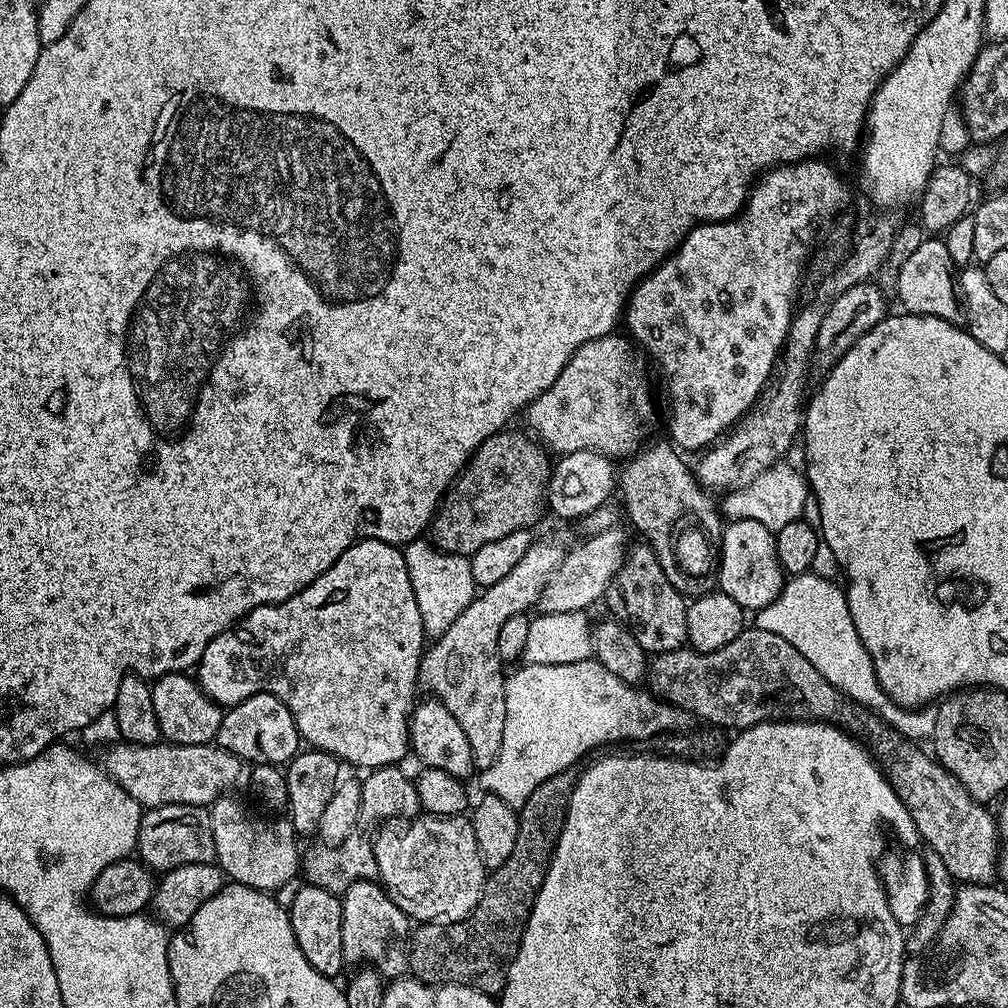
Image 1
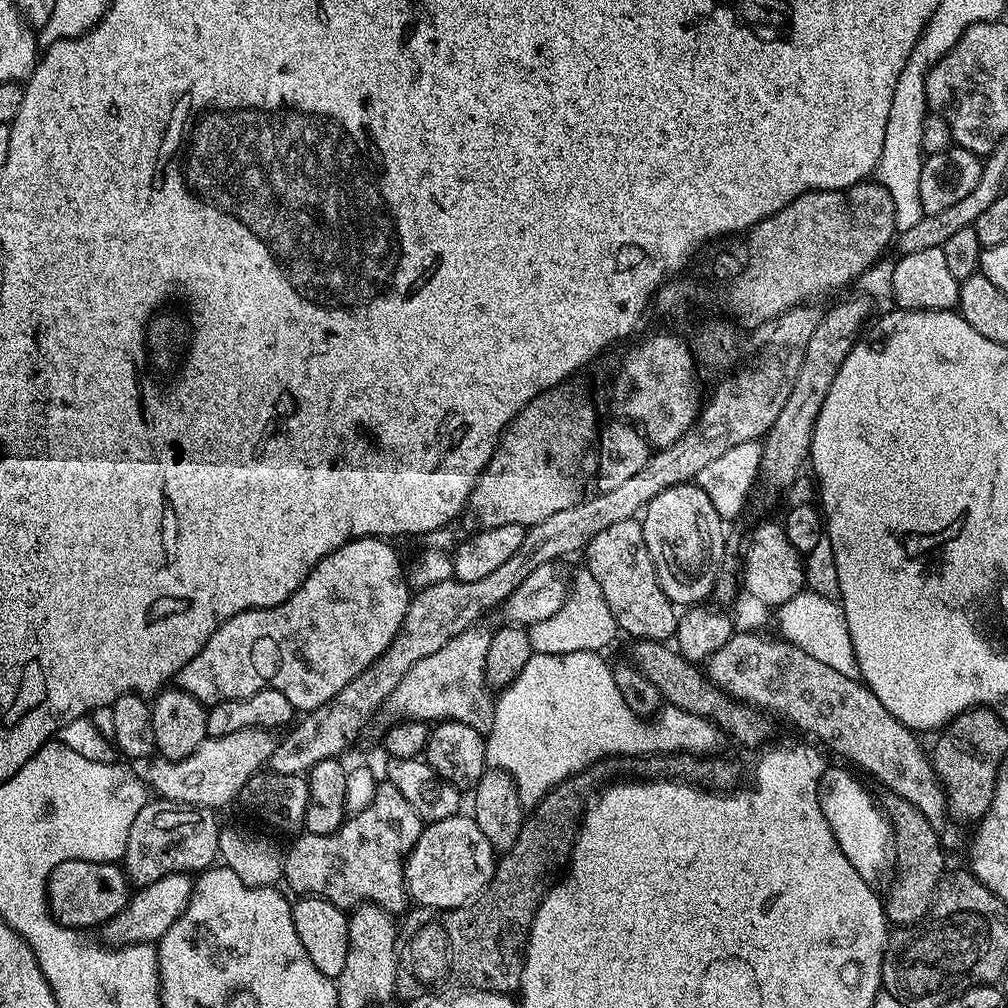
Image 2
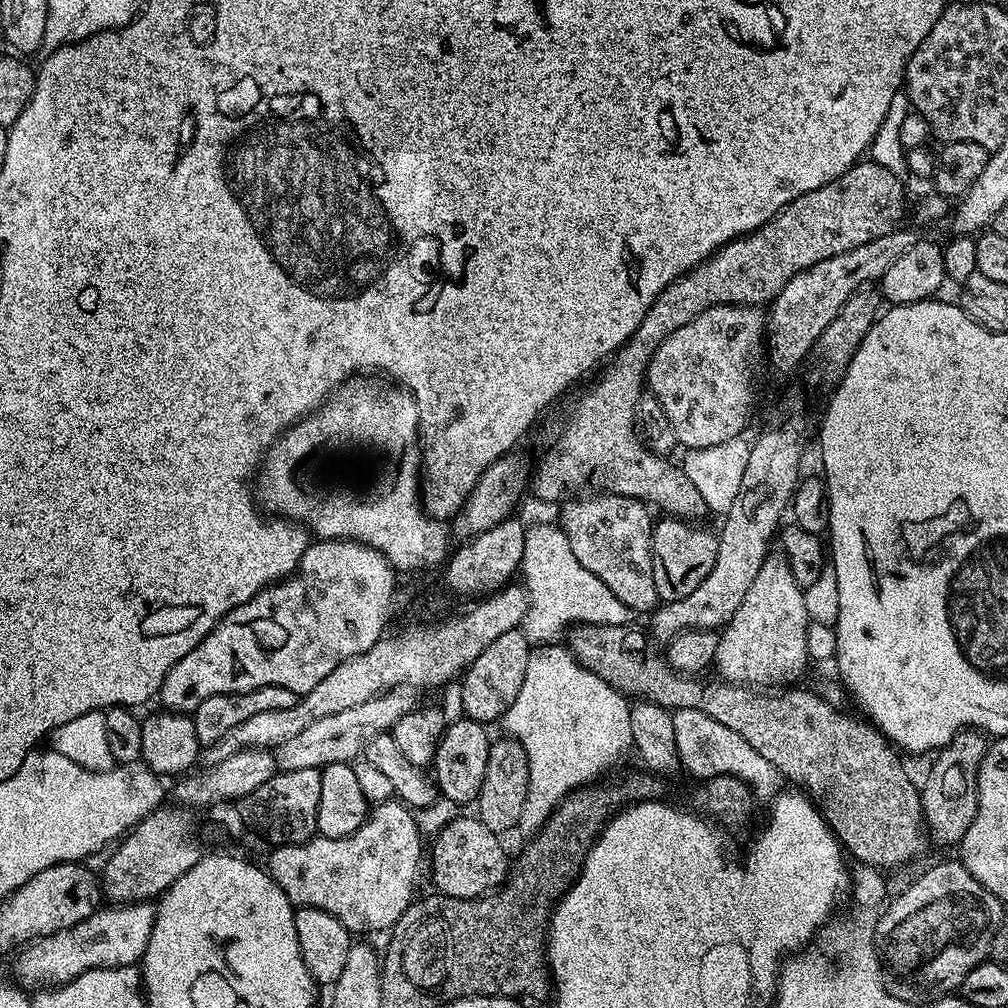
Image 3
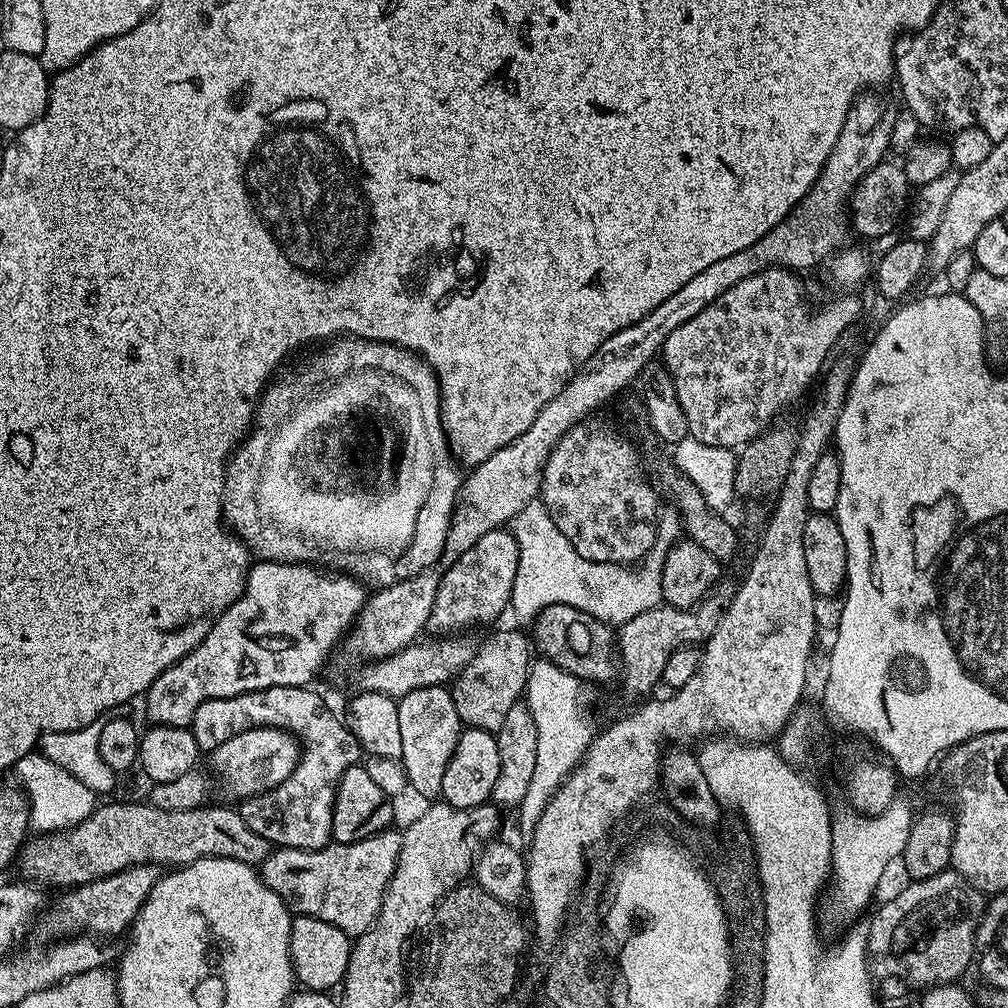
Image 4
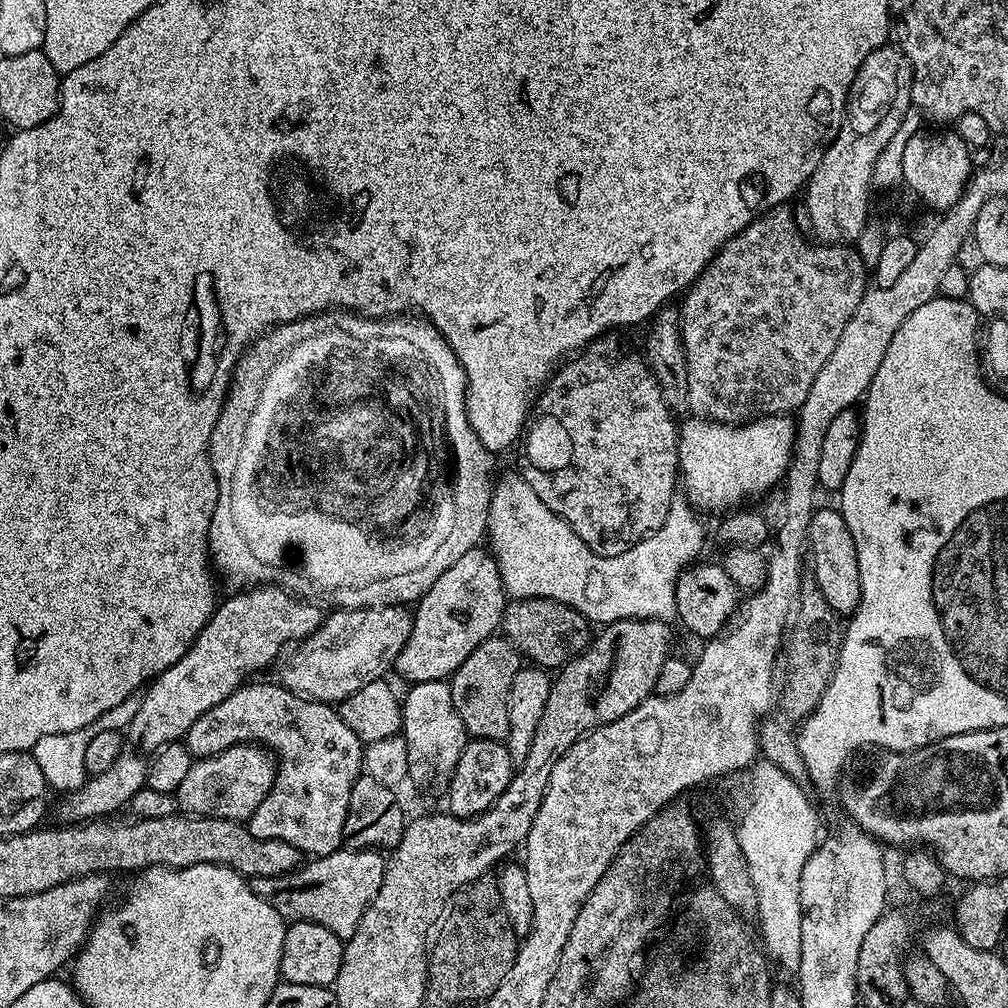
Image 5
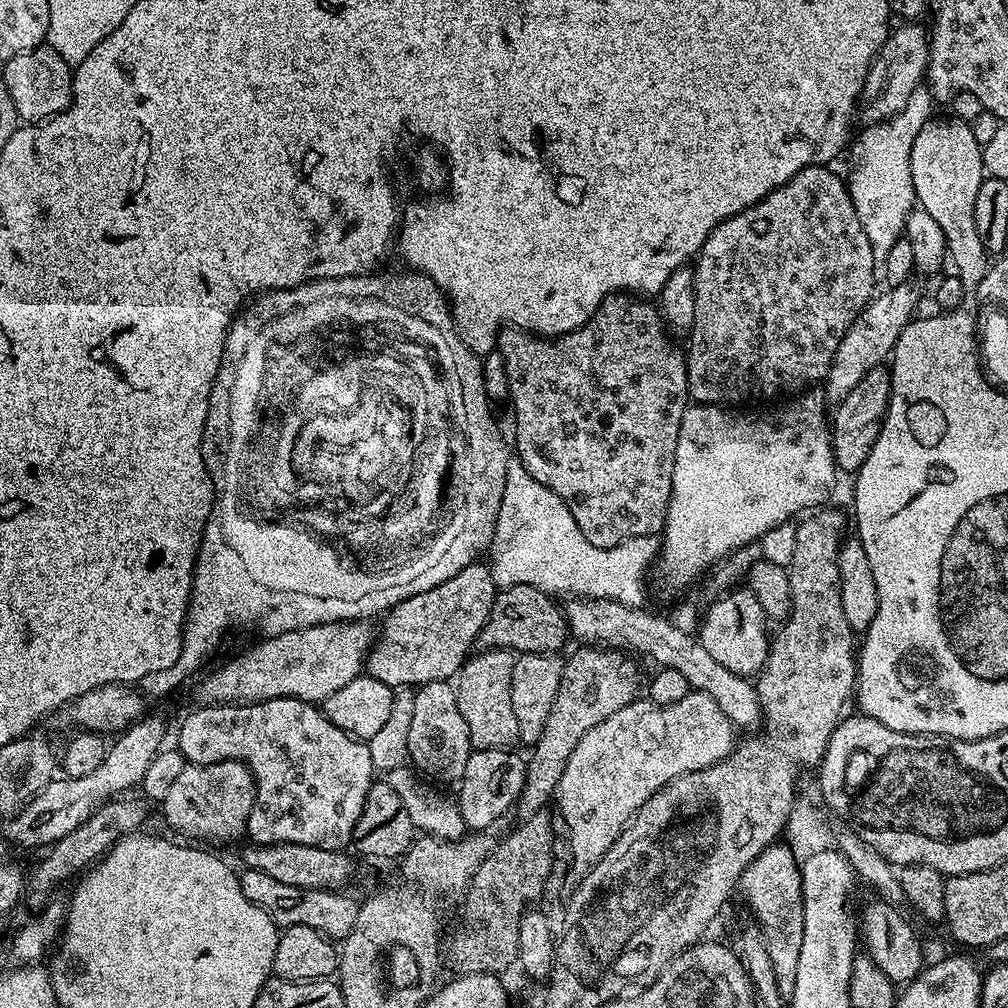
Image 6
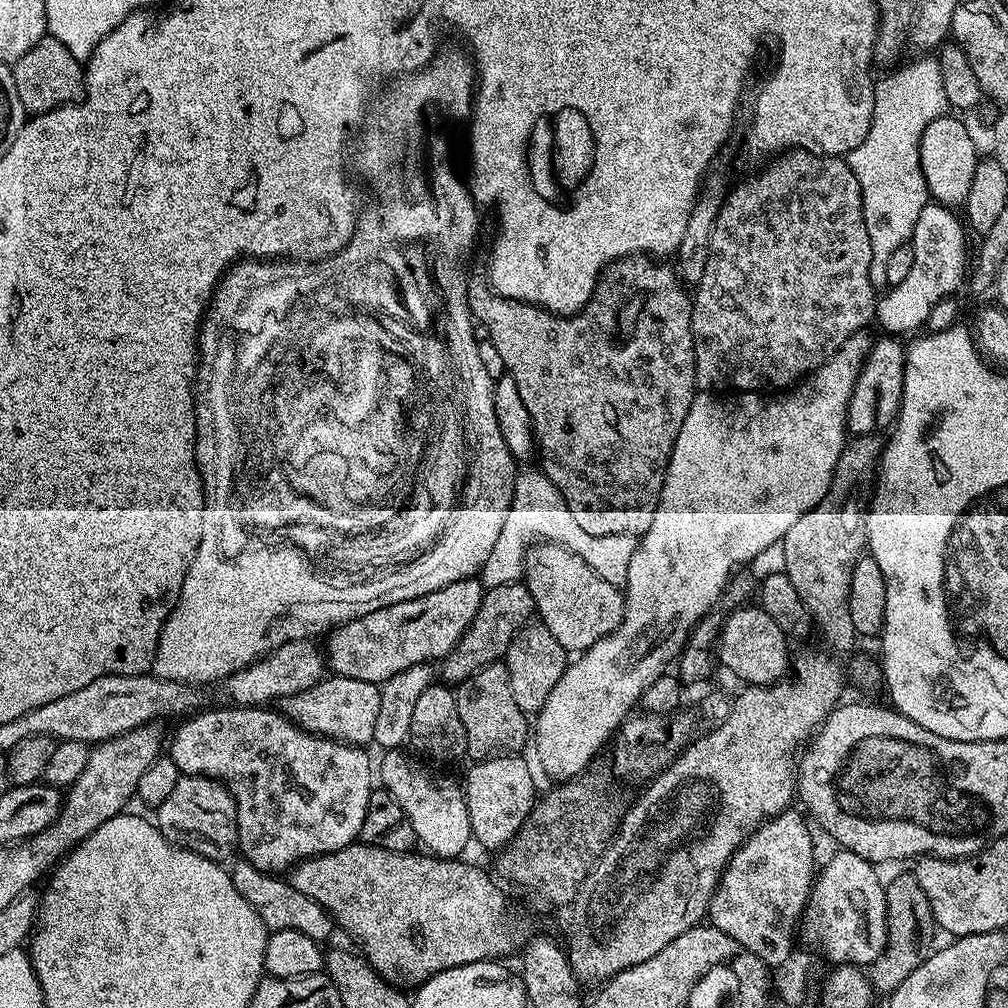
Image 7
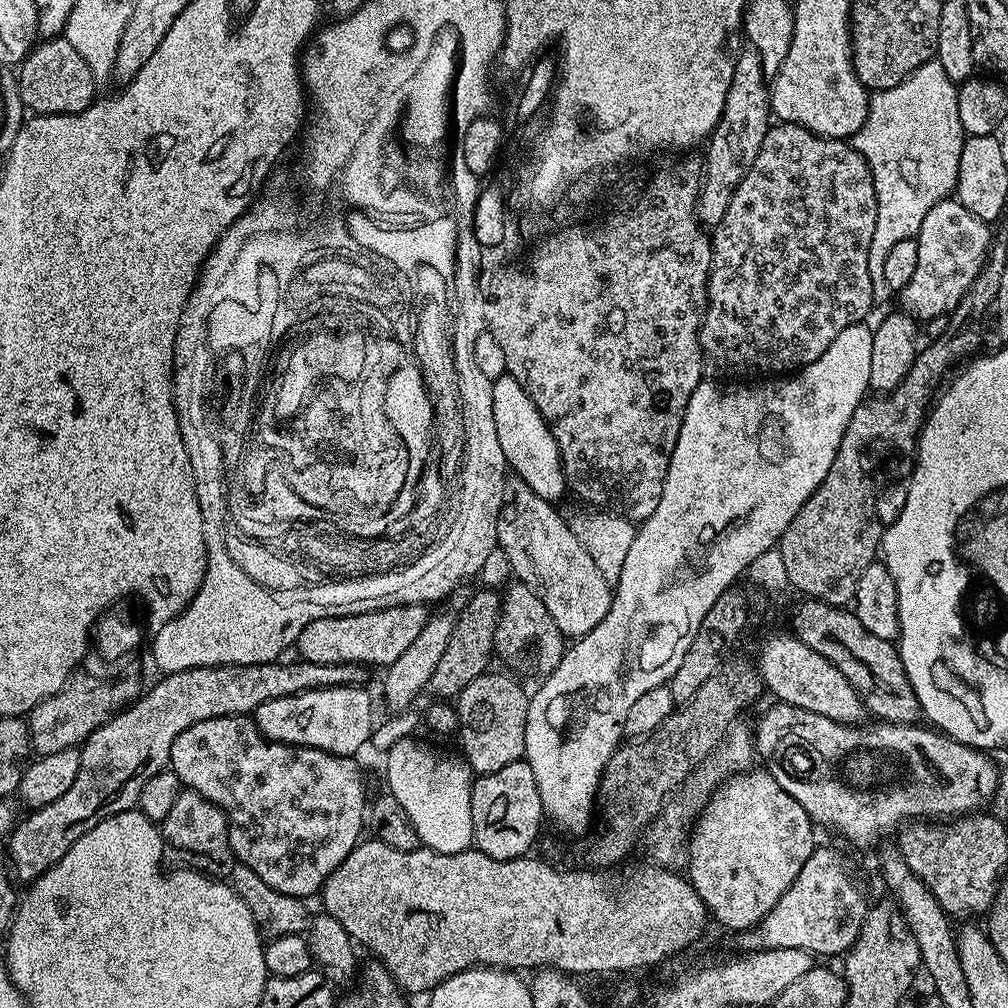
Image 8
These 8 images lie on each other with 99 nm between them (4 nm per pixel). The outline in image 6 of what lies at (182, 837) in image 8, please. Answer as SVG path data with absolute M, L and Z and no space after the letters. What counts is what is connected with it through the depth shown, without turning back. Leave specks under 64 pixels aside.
M223 760L213 764L185 763L182 775L175 780L173 788L166 793L166 798L162 802L164 820L174 831L189 836L189 838L184 838L192 842L236 840L239 836L243 837L248 831L248 819L250 818L250 810L254 806L255 797L256 783L252 780L250 770L242 762Z

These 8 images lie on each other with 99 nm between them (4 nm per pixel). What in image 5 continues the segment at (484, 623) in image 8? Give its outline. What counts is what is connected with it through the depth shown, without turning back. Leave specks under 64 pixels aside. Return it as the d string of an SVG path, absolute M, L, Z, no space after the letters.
M546 598L509 599L504 606L500 628L504 639L515 646L525 661L545 670L563 668L573 656L580 655L590 643L589 620L578 610Z

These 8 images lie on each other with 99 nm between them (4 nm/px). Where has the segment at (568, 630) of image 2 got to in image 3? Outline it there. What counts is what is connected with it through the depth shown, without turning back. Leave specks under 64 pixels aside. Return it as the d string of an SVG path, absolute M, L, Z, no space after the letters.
M536 524L533 528L531 525L526 532L522 577L528 593L526 635L529 645L539 646L559 641L560 631L564 627L628 624L630 609L618 602L602 578L594 578L594 574L590 574L590 570L586 570L586 566L574 558L574 550L570 550L570 542L563 528L552 524Z

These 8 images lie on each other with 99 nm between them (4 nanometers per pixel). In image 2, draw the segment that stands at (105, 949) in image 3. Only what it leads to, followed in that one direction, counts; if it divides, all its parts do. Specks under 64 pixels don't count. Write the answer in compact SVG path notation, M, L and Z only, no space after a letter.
M187 872L166 874L166 878L158 878L158 882L150 882L145 888L136 888L129 895L128 906L123 908L114 918L110 918L102 926L103 943L109 946L125 944L155 945L178 922L178 918L186 910L192 897L194 880Z

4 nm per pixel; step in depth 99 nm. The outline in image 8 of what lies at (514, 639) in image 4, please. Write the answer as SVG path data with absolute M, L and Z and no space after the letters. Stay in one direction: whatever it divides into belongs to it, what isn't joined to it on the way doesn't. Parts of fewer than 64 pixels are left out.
M483 672L466 690L455 697L454 707L458 721L458 737L463 759L468 761L473 773L483 774L502 770L510 762L524 759L526 750L526 714L530 696L516 685L512 676L500 672Z

